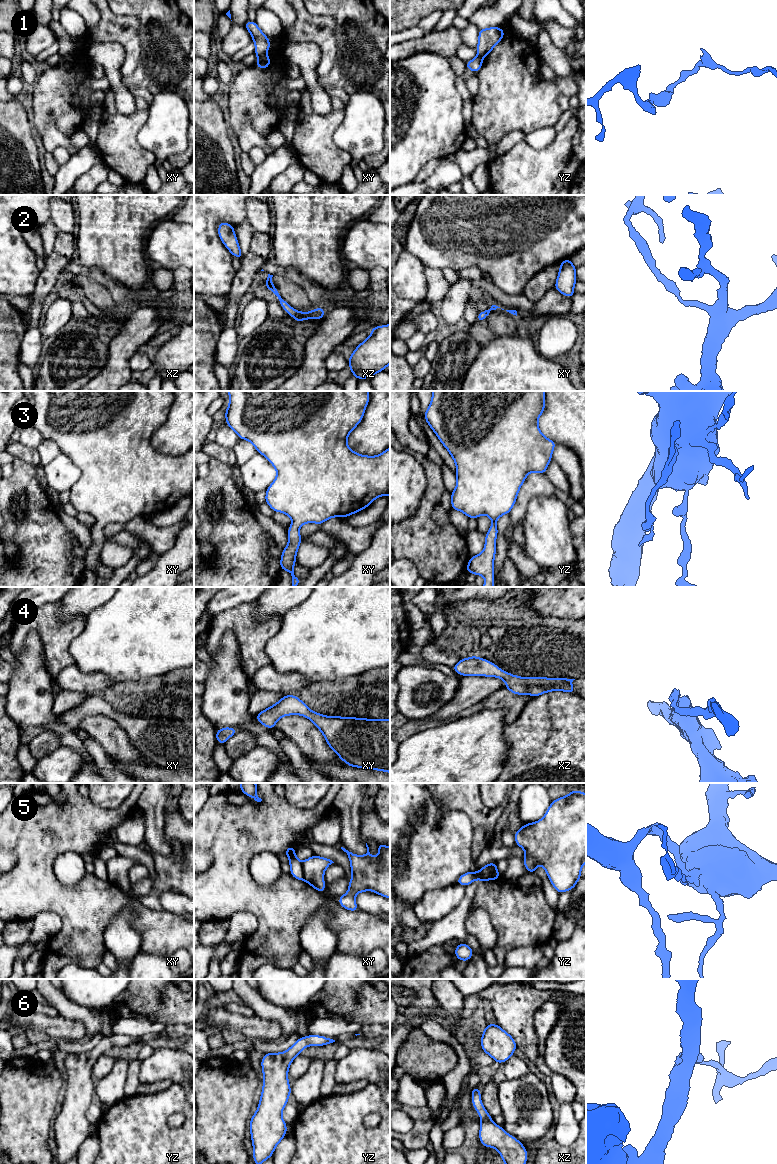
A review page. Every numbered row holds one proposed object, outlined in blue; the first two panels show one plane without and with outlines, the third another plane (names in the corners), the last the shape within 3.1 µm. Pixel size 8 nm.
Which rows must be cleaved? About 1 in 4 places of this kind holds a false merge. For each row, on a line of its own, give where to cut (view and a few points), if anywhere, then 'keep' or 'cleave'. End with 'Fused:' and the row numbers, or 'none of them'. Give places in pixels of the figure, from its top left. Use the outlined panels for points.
1: xy (265, 55), (258, 58) | cleave
2: no cut | keep
3: no cut | keep
4: no cut | keep
5: xy (301, 863), (304, 879) | cleave
6: no cut | keep
Fused: 1, 5

